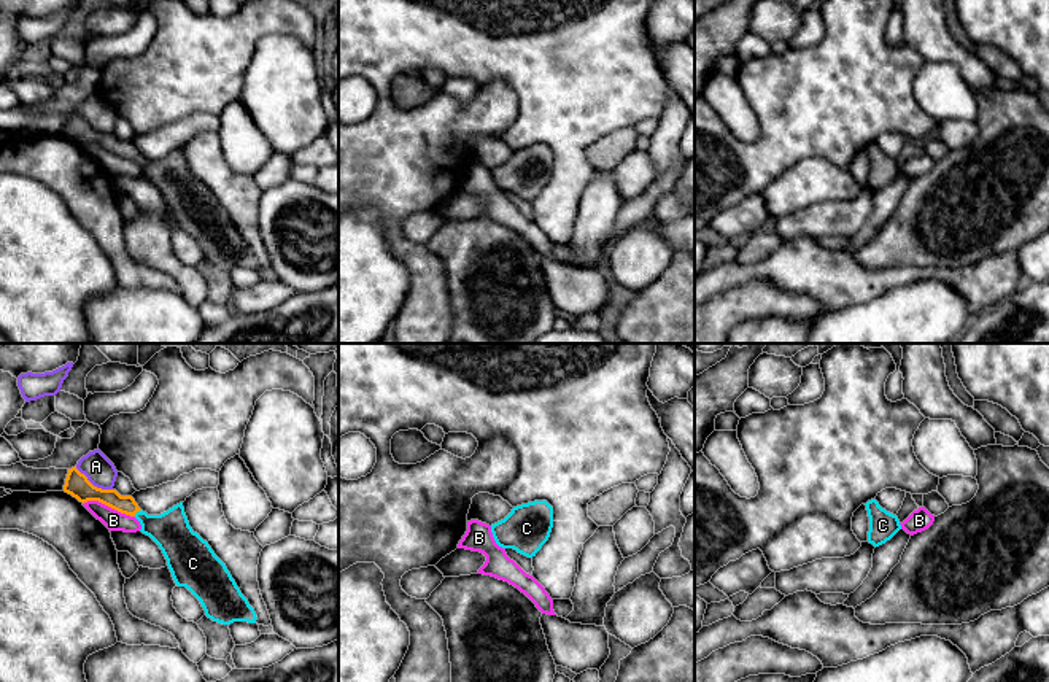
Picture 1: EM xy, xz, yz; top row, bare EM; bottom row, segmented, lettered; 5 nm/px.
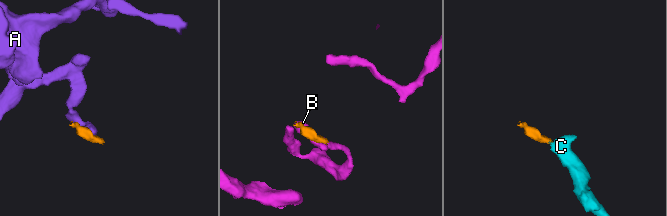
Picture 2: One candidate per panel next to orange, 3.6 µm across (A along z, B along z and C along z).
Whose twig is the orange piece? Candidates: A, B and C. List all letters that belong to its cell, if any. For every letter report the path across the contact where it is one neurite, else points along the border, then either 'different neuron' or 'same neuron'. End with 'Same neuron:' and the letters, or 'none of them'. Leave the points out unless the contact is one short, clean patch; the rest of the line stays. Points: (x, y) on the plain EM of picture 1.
A: along xy (75, 110), (94, 129), (112, 134) | different neuron
B: along xy (83, 147), (100, 145), (134, 161) | different neuron
C: across xy (126, 148), (137, 154), (151, 169), (170, 174) | same neuron
Same neuron: C

